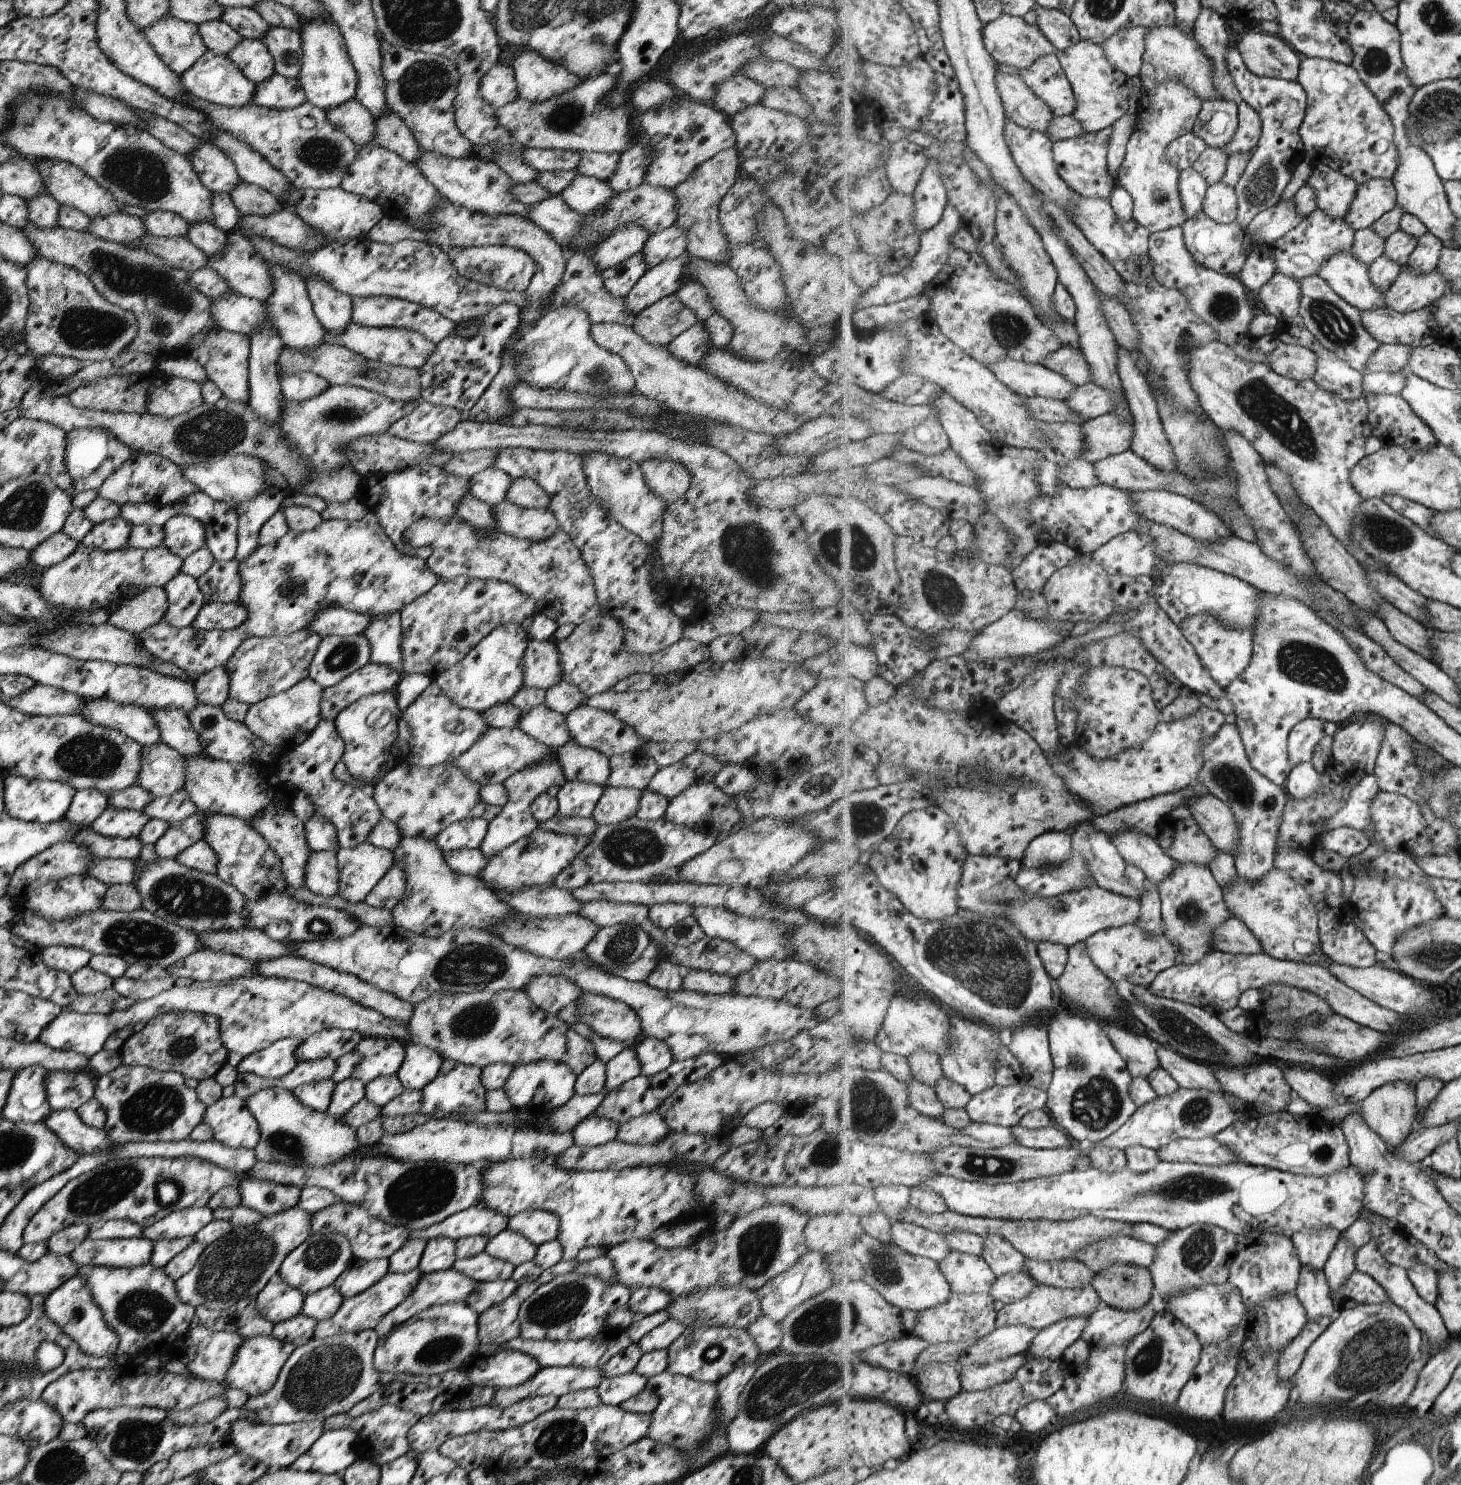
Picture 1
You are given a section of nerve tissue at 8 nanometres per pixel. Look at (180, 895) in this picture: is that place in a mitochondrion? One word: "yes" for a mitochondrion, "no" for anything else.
yes

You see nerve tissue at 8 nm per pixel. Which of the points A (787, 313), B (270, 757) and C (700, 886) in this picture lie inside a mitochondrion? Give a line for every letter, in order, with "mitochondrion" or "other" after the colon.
A: other
B: other
C: other

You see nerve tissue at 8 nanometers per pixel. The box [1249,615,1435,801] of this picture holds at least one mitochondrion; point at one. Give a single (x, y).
(1305, 664)

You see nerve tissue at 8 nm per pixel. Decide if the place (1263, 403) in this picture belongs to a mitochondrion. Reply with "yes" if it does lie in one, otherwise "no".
yes

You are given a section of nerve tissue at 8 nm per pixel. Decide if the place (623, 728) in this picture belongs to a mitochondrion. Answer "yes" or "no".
no

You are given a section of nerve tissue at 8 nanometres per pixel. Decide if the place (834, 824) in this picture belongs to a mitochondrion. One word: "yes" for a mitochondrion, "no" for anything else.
yes

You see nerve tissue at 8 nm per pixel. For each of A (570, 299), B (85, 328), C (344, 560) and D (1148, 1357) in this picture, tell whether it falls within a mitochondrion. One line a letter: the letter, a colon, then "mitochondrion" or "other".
A: other
B: mitochondrion
C: other
D: mitochondrion

